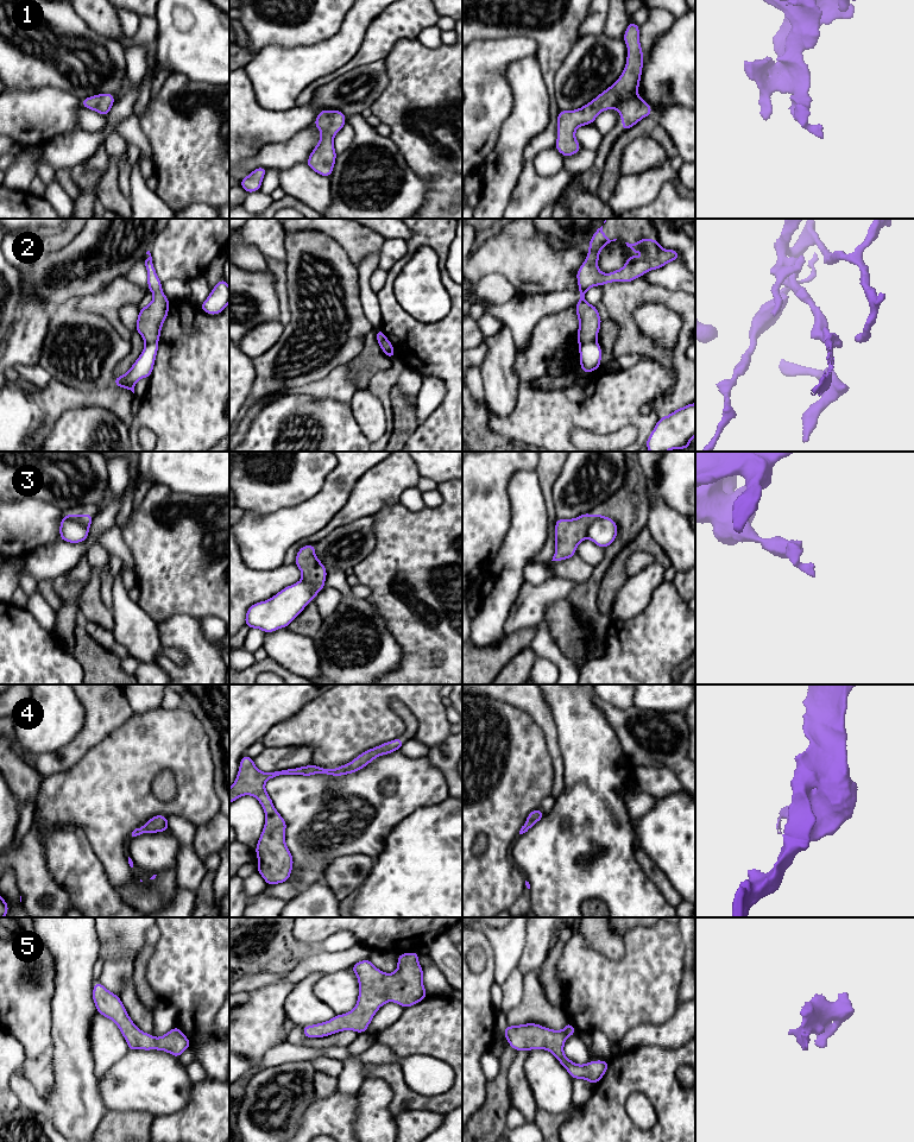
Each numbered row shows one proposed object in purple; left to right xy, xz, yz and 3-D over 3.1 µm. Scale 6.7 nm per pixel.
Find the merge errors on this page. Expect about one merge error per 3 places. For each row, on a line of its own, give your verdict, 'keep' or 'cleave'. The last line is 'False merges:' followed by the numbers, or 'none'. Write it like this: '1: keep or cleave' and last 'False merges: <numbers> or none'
1: keep
2: cleave
3: cleave
4: keep
5: keep
False merges: 2, 3

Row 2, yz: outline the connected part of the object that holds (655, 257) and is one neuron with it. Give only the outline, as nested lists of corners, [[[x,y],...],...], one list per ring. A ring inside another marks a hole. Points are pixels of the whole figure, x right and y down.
[[[603,226],[598,228],[593,233],[591,241],[588,242],[590,250],[588,250],[585,261],[576,271],[578,286],[580,289],[580,291],[578,292],[580,295],[580,301],[575,305],[576,316],[579,318],[579,328],[578,328],[578,345],[579,346],[586,342],[595,341],[599,334],[600,324],[603,322],[599,316],[597,307],[588,304],[585,301],[585,294],[587,292],[588,289],[595,285],[603,286],[606,283],[613,283],[613,282],[624,282],[624,283],[632,282],[636,278],[642,277],[645,272],[661,269],[666,264],[680,258],[680,253],[677,251],[662,248],[658,244],[657,238],[655,240],[643,238],[638,240],[636,244],[625,242],[626,246],[630,247],[632,252],[637,253],[638,251],[642,251],[644,254],[641,258],[636,259],[631,254],[629,254],[628,260],[622,269],[616,270],[611,273],[603,273],[597,266],[599,261],[599,252],[604,247],[606,247],[611,241],[616,241],[616,240],[617,239],[610,240],[609,236],[603,233]]]

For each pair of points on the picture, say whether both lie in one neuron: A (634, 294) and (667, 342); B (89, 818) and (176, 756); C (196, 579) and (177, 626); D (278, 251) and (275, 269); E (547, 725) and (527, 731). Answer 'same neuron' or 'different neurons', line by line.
A: different neurons
B: same neuron
C: different neurons
D: different neurons
E: different neurons

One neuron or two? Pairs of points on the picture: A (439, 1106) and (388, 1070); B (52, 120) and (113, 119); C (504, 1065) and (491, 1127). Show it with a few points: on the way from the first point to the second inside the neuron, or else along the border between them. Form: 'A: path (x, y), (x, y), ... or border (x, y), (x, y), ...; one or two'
A: path (424, 1103), (414, 1101), (397, 1084); one
B: border (77, 128), (57, 134), (50, 139); two
C: path (502, 1080), (497, 1090), (497, 1102), (493, 1111); one

